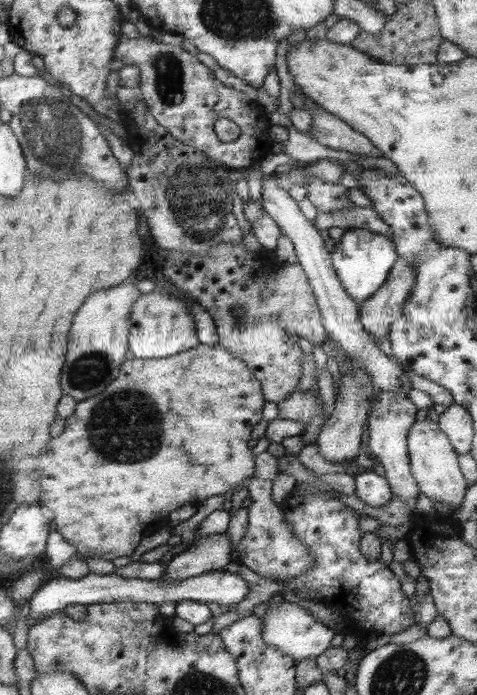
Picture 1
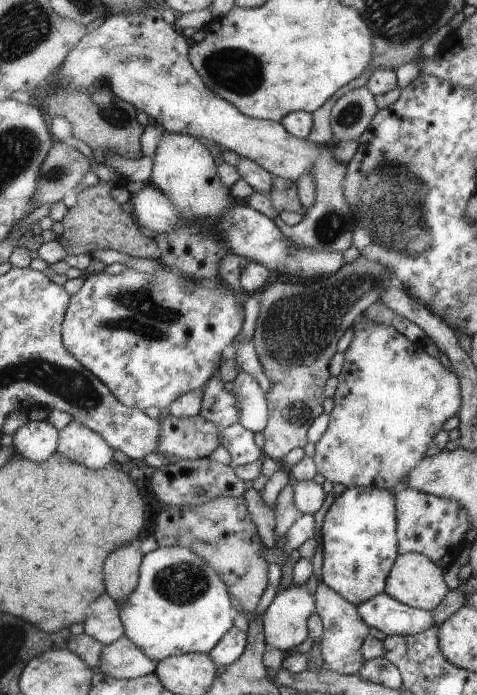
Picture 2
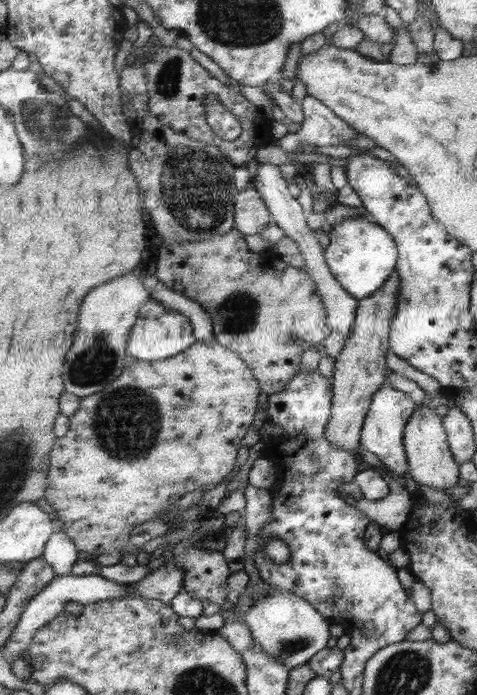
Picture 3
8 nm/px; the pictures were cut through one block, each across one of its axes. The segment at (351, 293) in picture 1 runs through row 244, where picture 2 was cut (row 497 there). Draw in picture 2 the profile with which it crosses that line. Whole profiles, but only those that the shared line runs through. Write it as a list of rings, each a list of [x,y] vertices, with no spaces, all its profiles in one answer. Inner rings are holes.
[[[345,487],[345,490],[333,499],[325,513],[320,527],[321,537],[321,580],[329,585],[347,602],[357,606],[365,600],[384,592],[388,572],[396,560],[396,506],[395,493],[390,489],[375,487]]]

